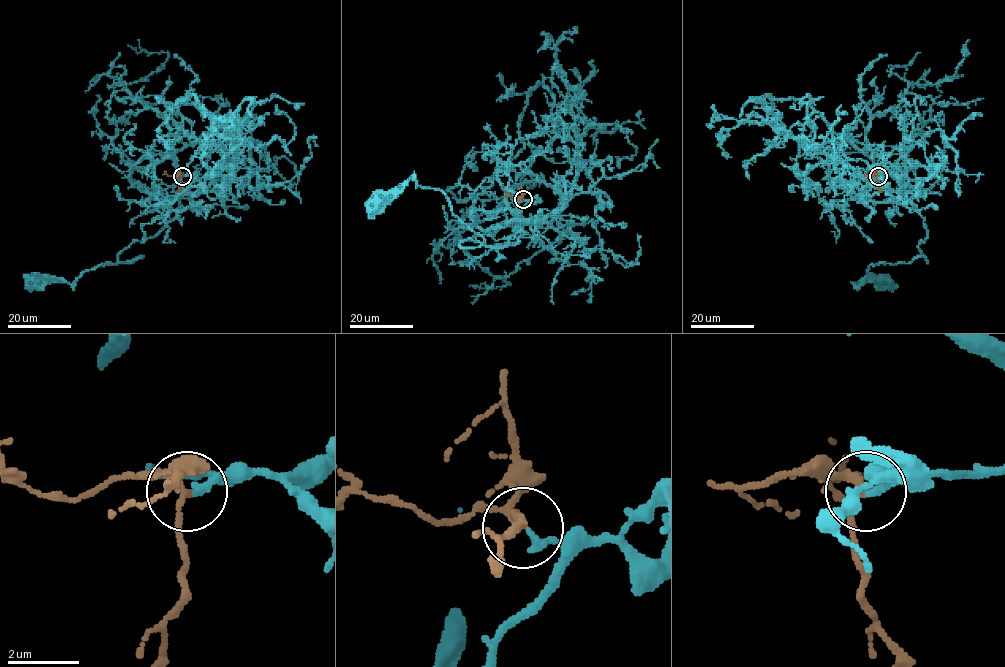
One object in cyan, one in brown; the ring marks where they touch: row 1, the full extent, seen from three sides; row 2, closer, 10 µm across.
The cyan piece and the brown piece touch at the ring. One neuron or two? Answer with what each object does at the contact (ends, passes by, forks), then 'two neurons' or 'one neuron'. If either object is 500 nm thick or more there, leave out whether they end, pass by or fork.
cyan ends | brown forks | one neuron

